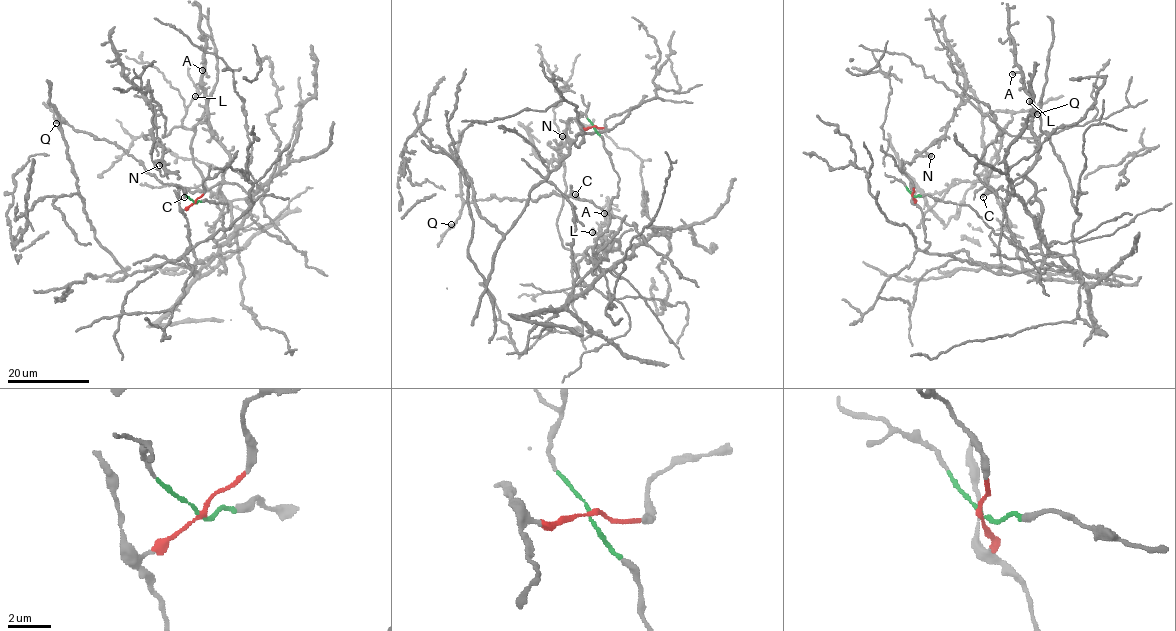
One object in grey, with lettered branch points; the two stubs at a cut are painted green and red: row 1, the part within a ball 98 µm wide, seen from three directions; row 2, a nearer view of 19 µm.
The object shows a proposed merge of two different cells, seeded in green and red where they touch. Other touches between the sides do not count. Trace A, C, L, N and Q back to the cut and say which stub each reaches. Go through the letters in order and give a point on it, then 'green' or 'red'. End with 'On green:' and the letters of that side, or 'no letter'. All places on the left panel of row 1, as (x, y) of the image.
A: at (202, 70); green
C: at (184, 197); red
L: at (195, 96); green
N: at (159, 165); green
Q: at (56, 123); red
On green: A, L, N

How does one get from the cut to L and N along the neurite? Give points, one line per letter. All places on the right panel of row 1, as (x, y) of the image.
L: (912, 195), (965, 204), (995, 234), (1027, 253), (1041, 253), (1041, 204), (1026, 176), (1039, 145), (1029, 101)
N: (912, 195), (965, 204), (1027, 253), (1073, 253), (1079, 216), (1046, 131), (1009, 136), (966, 101), (931, 157)

